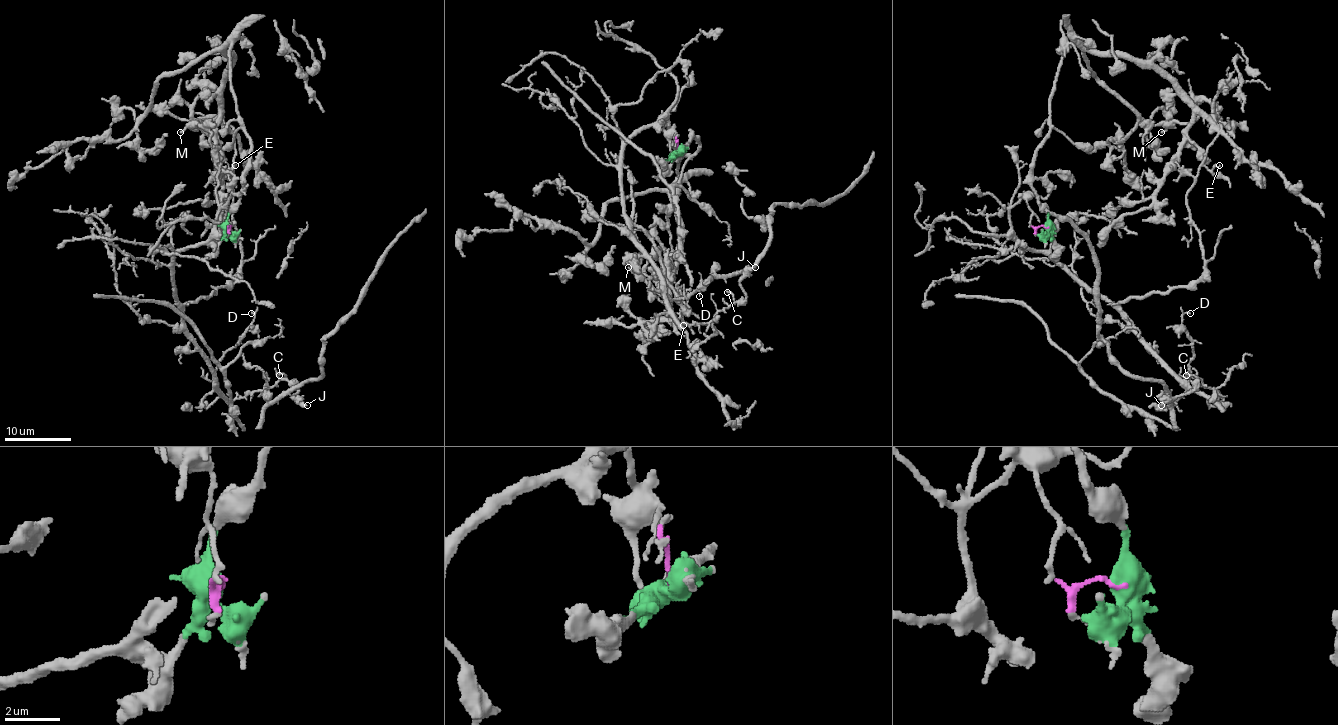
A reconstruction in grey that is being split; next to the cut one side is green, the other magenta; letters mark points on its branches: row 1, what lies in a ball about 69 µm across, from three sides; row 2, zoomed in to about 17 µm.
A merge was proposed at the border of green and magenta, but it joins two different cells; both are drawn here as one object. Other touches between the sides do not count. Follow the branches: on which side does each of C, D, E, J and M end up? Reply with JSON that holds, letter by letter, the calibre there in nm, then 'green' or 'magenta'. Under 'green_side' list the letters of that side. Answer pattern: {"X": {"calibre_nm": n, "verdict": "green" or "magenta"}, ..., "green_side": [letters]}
{"C": {"calibre_nm": 150, "verdict": "magenta"}, "D": {"calibre_nm": 130, "verdict": "magenta"}, "E": {"calibre_nm": 90, "verdict": "magenta"}, "J": {"calibre_nm": 320, "verdict": "magenta"}, "M": {"calibre_nm": 170, "verdict": "green"}, "green_side": ["M"]}

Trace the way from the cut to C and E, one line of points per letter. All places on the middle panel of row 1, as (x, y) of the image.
C: (677, 152), (666, 116), (626, 142), (629, 238), (679, 323), (709, 323), (733, 301), (727, 291)
E: (677, 152), (666, 116), (641, 127), (623, 154), (621, 203), (689, 309), (681, 293), (684, 326)

